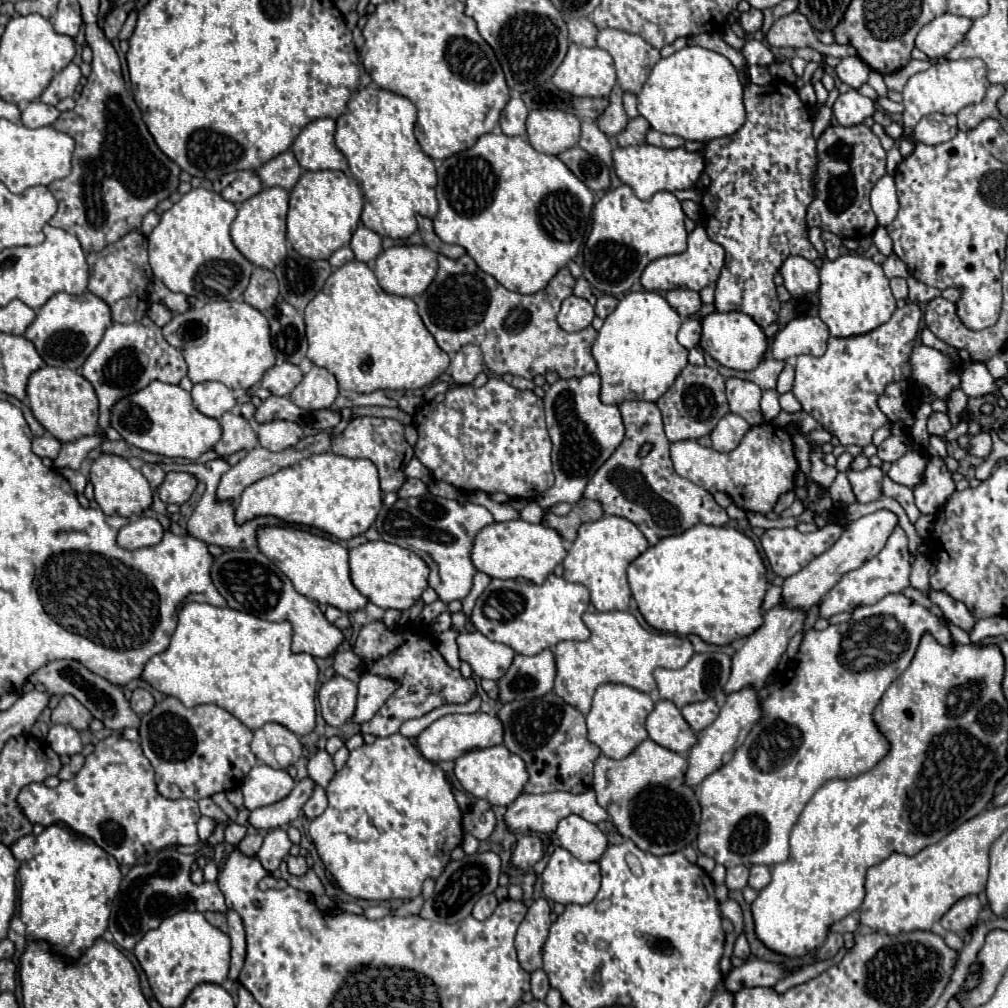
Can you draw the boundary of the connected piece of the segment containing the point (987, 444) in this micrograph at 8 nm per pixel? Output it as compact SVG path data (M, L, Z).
M987 432L975 434L967 444L967 454L979 456L979 458L987 458L991 454L991 436Z

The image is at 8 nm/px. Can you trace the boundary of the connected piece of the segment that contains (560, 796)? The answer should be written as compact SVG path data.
M587 790L583 794L569 794L569 792L547 792L547 794L527 794L523 792L511 806L507 806L507 812L503 816L507 830L515 834L527 834L527 832L539 832L539 834L551 834L557 830L557 824L571 816L577 814L593 824L607 820L607 812L597 804L595 792Z

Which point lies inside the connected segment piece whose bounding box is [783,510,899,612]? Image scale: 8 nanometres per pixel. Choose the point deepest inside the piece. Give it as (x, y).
(861, 540)

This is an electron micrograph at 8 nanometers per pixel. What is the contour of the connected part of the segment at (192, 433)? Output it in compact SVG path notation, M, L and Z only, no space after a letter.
M159 380L151 382L145 390L119 400L113 406L111 426L123 436L125 442L167 458L195 460L203 452L211 450L221 438L219 420L195 410L191 394L181 386L165 384Z

